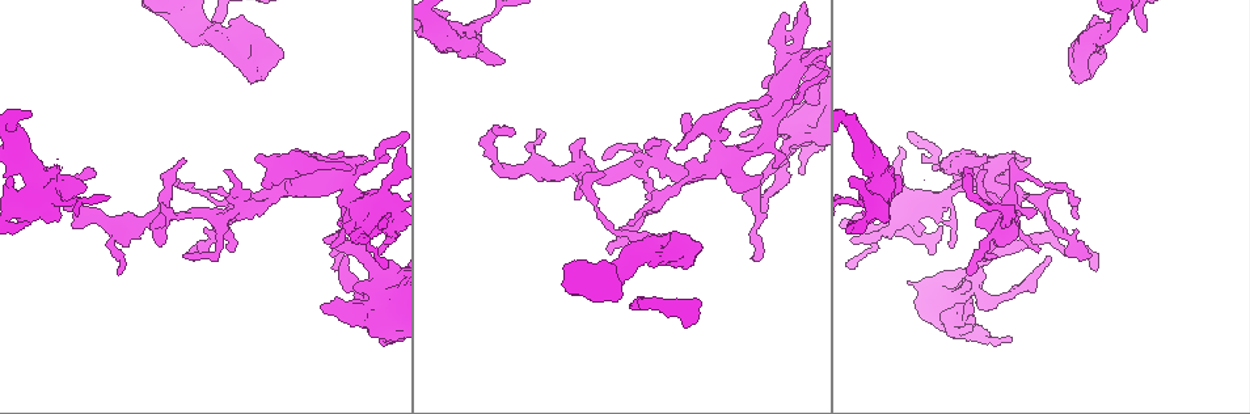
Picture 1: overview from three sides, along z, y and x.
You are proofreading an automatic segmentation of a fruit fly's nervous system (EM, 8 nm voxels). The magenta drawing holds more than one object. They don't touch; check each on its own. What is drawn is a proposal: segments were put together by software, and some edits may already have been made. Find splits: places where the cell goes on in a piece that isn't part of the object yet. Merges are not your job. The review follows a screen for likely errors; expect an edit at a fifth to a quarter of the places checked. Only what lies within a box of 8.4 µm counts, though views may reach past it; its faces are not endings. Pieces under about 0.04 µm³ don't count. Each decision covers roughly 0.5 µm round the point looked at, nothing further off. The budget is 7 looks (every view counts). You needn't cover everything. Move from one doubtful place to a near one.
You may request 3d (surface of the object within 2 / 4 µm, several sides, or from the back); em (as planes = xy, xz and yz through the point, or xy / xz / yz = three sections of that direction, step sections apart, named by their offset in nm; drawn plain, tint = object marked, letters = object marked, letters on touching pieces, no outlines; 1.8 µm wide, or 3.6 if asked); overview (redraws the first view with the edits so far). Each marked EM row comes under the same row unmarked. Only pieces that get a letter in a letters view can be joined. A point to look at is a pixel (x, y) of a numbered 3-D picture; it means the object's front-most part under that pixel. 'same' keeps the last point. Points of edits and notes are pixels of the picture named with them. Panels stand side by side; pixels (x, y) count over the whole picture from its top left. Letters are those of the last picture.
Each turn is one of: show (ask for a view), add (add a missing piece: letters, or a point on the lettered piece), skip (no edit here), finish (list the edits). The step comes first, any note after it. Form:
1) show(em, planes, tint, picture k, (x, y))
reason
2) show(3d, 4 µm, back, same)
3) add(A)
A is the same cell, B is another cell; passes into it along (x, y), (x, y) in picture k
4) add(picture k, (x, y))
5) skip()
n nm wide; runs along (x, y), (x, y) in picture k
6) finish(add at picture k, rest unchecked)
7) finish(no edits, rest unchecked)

show(3d, 2 µm, picture 1, (1081, 259))
free end

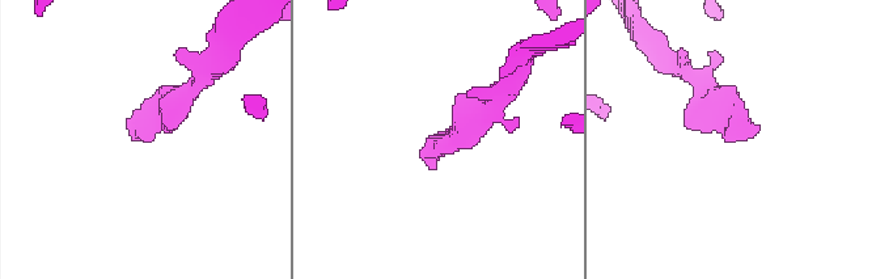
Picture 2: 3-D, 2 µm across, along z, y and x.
show(em, 3.6 µm, xz, step 16, letters, picture 2, (424, 155))

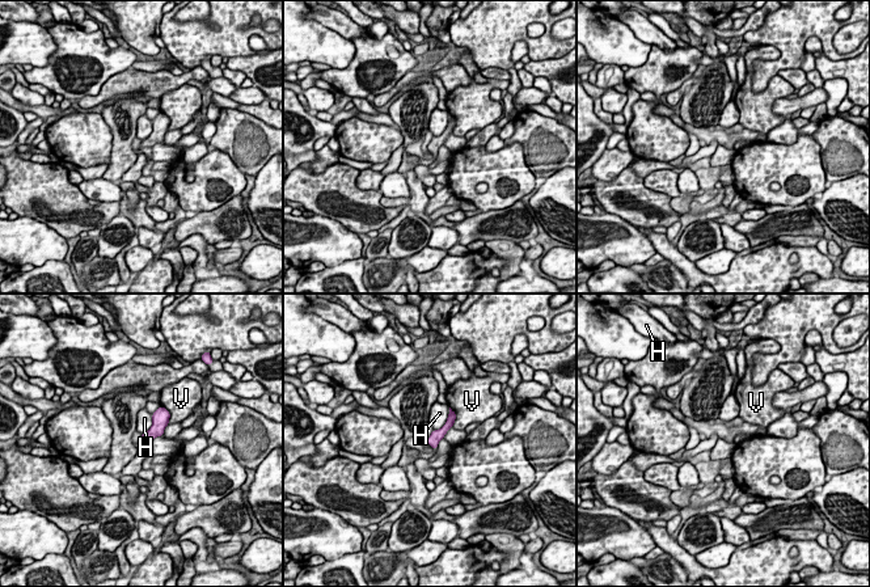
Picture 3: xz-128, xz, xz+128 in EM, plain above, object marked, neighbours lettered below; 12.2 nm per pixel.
skip()
H and V are other cells; border along (450, 408), (447, 421), (433, 430) in picture 3; none of them fits

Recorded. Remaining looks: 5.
show(3d, 2 µm, picture 1, (221, 220))
sharp bend

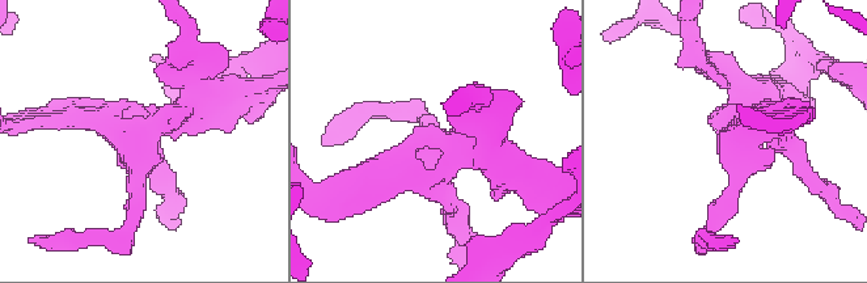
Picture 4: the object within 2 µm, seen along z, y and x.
show(em, planes, letters, picture 4, (428, 138))
shape alone is not enough

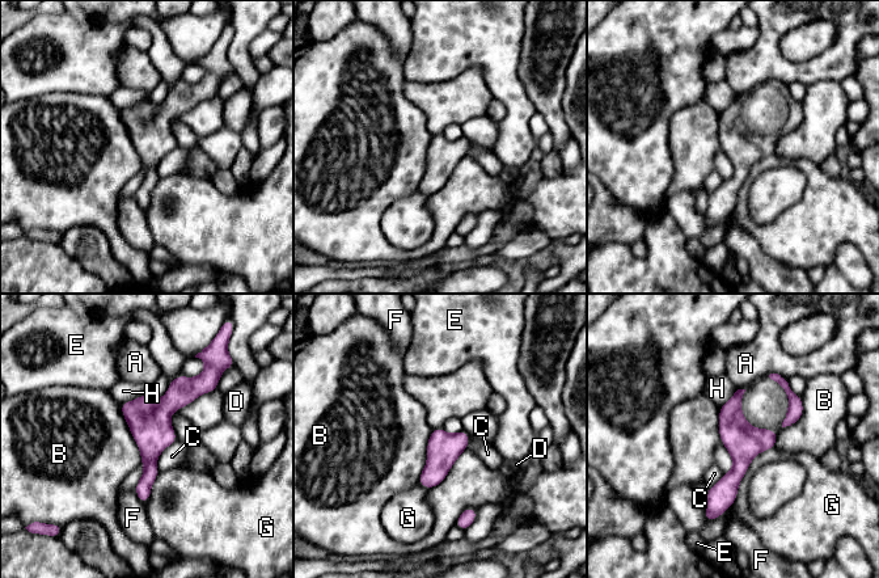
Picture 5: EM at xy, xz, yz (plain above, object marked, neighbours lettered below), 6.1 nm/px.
skip()
A, B, C, D, E, F, G and H are other cells; border along (119, 404), (139, 450), (140, 462) in picture 5; none of them fits

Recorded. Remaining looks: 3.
show(3d, 4 µm, back, picture 1, (972, 305))

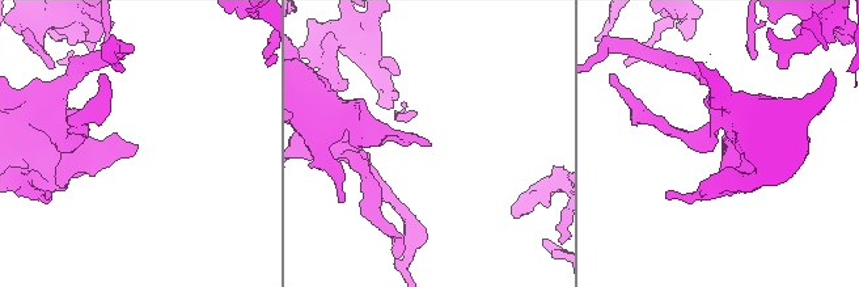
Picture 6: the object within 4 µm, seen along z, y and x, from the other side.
show(em, planes, letters, picture 6, (426, 146))

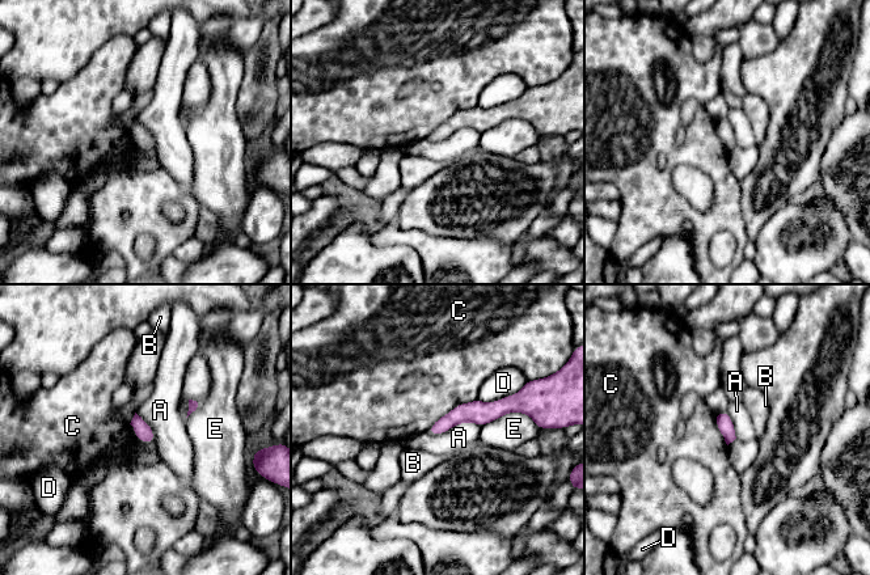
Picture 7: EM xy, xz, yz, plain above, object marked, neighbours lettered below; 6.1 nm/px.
skip()
A, B, C, D and E are other cells; runs along (511, 404), (461, 413), (433, 431) in picture 7; no lettered piece goes on from it

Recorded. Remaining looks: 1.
finish(no edits, rest unchecked)

